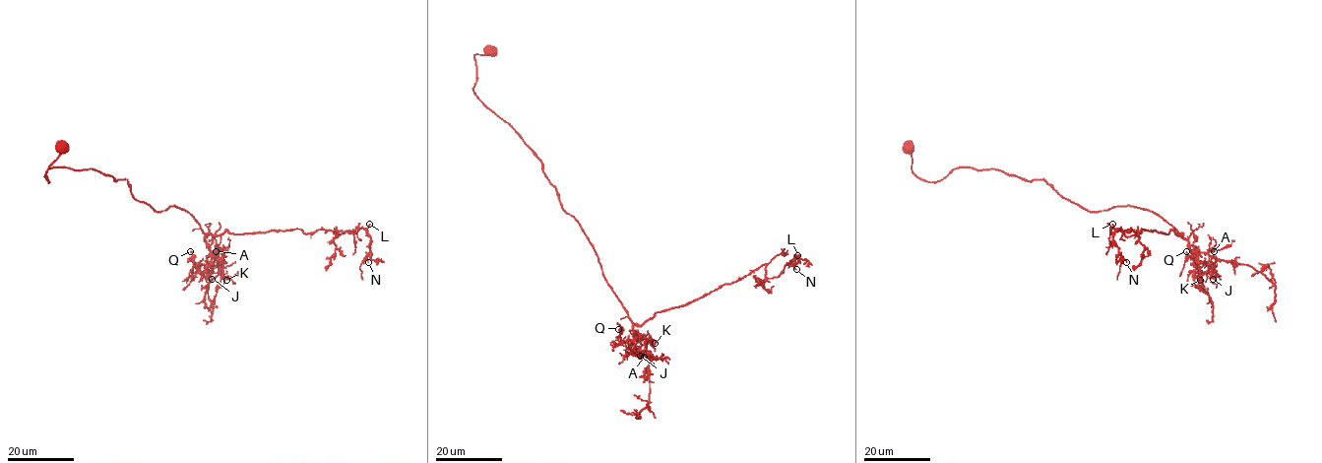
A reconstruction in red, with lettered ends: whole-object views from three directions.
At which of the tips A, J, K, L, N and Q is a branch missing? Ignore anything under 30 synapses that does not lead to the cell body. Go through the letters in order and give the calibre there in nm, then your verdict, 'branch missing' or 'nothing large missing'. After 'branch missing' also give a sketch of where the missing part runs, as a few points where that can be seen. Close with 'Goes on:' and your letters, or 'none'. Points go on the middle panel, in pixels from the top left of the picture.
A: 110 nm thick; nothing large missing
J: 150 nm thick; branch missing; missing branch runs (640, 356), (633, 372), (629, 375), (625, 370), (623, 372)
K: 140 nm thick; nothing large missing
L: 140 nm thick; nothing large missing
N: 140 nm thick; nothing large missing
Q: 130 nm thick; nothing large missing
Goes on: J

